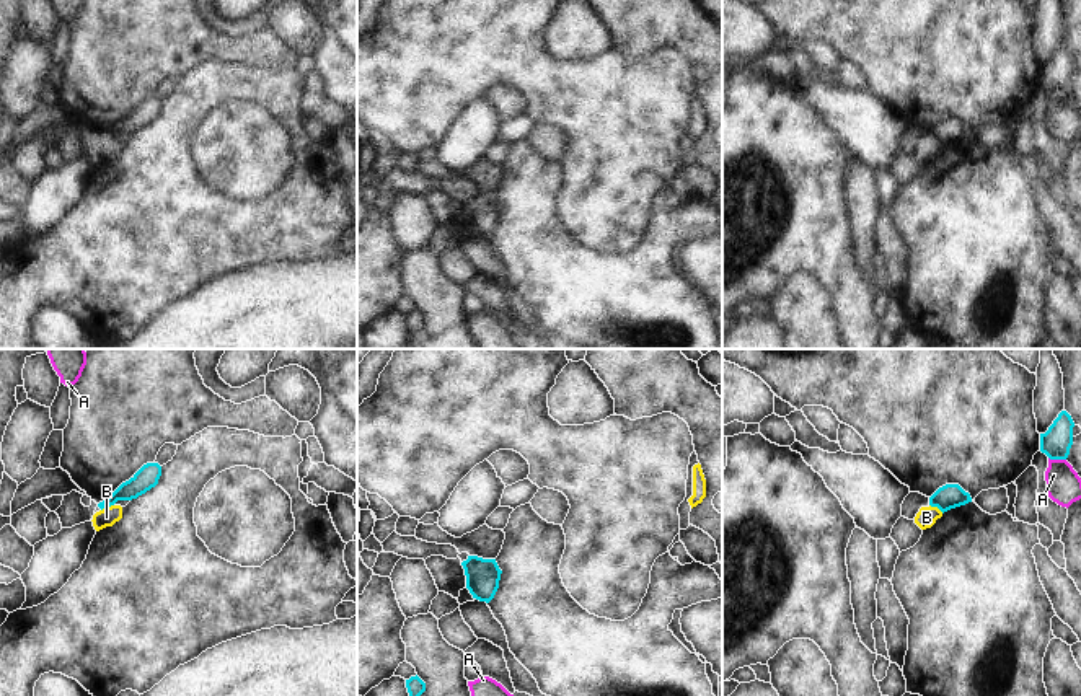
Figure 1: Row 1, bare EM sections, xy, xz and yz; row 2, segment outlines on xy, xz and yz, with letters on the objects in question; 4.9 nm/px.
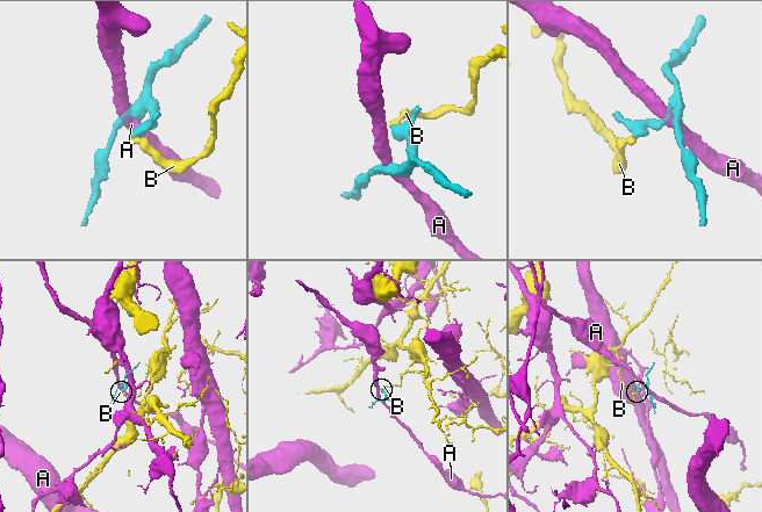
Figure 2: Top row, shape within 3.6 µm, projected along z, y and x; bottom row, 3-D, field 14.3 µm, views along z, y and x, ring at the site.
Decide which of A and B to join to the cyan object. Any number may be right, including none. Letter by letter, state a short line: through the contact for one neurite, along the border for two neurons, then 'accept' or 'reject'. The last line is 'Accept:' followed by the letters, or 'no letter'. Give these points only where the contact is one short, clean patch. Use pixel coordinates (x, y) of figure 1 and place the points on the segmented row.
A: yz (1049, 457), (1065, 460) | reject
B: yz (930, 504), (943, 512) | reject
Accept: no letter

